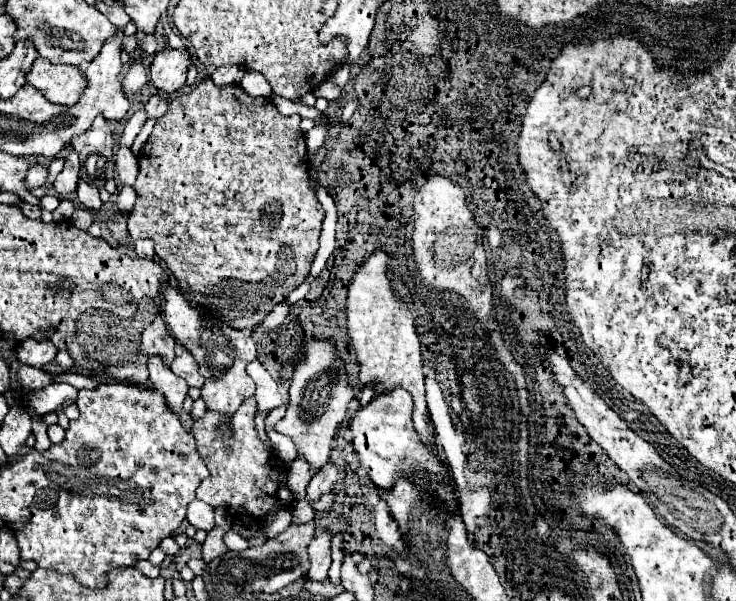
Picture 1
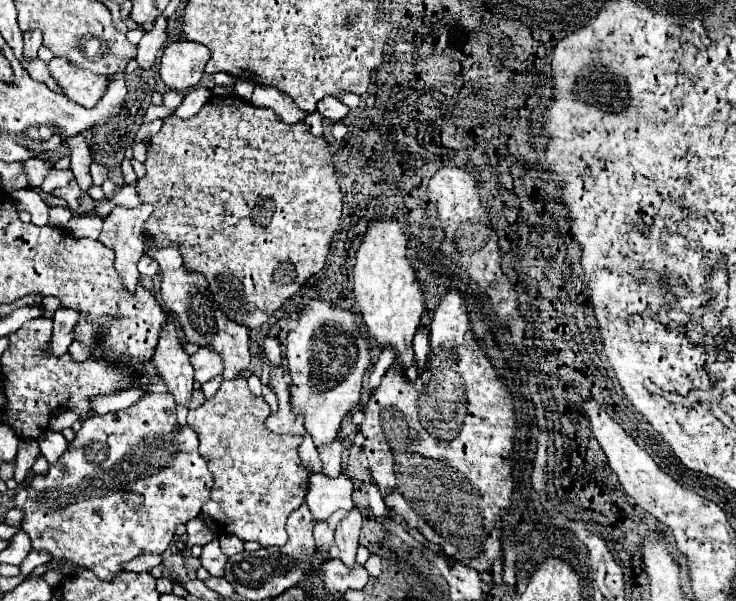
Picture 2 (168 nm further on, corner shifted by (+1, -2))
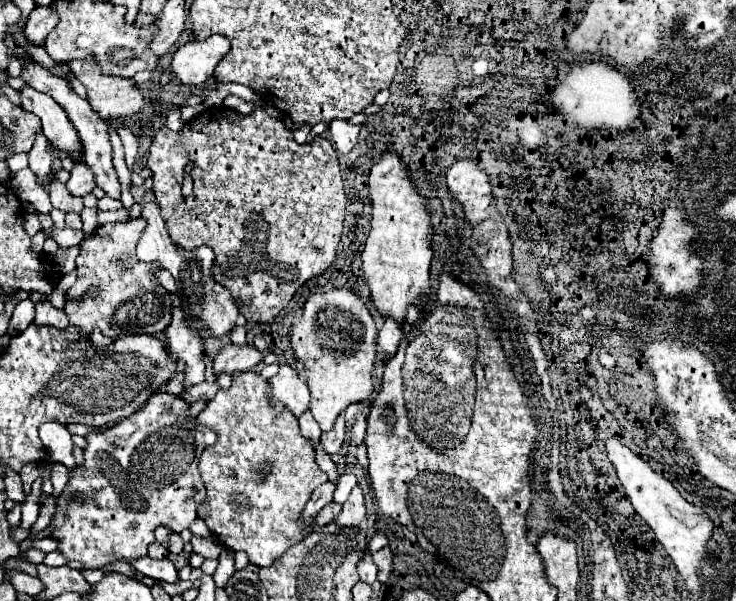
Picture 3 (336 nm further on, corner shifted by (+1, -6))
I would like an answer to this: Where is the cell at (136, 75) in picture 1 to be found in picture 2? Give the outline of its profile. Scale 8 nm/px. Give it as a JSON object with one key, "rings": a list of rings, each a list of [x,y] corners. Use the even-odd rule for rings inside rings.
{"rings":[[[157,17],[157,21],[153,23],[153,29],[147,31],[137,45],[135,61],[139,63],[139,67],[153,65],[159,47],[163,47],[163,43],[165,43],[165,37],[167,37],[167,21],[163,17]]]}

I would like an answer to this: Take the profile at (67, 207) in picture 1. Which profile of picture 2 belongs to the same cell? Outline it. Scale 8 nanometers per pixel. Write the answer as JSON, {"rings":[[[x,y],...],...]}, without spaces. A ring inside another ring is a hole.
{"rings":[[[17,189],[9,191],[9,197],[13,199],[13,205],[19,211],[27,211],[31,215],[31,223],[35,225],[47,225],[49,217],[49,208],[35,189]]]}

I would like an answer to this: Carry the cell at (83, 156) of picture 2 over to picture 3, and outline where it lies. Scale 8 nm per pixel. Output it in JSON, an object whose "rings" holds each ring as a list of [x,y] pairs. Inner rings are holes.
{"rings":[[[25,85],[25,89],[19,95],[21,95],[23,109],[41,119],[43,133],[49,139],[49,143],[67,155],[73,155],[73,157],[79,155],[79,147],[81,147],[79,135],[71,125],[65,109],[55,99],[35,91],[29,85]]]}

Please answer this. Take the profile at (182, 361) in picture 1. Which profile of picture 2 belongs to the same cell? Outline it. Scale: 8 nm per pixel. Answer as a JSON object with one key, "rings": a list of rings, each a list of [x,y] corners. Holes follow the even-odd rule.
{"rings":[[[201,347],[189,359],[191,359],[191,365],[195,369],[195,381],[197,383],[207,383],[213,377],[221,375],[221,371],[223,371],[223,363],[221,363],[219,355],[213,349]]]}

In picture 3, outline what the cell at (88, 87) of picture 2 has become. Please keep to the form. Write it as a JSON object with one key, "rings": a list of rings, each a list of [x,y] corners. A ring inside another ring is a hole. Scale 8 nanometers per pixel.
{"rings":[[[75,59],[71,71],[85,85],[93,111],[105,121],[139,113],[145,105],[145,97],[133,79],[103,75],[95,59]]]}

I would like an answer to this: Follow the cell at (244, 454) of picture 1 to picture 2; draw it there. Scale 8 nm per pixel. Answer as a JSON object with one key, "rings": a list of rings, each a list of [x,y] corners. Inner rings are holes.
{"rings":[[[237,377],[221,383],[219,391],[201,407],[191,409],[187,417],[189,427],[193,427],[199,437],[199,455],[207,461],[209,471],[213,473],[213,489],[209,501],[203,505],[203,513],[215,519],[223,531],[237,535],[241,541],[257,541],[263,547],[283,545],[287,541],[285,521],[291,511],[303,503],[307,479],[311,475],[299,461],[297,447],[301,437],[281,437],[271,433],[265,427],[269,413],[269,405],[249,391],[247,379]]]}

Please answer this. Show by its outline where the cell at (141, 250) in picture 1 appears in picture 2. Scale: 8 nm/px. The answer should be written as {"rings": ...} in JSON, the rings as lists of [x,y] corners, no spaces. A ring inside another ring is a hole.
{"rings":[[[147,253],[139,259],[139,273],[141,273],[143,277],[155,277],[155,275],[159,273],[157,263],[155,263],[155,261],[153,261],[153,257],[149,257]]]}

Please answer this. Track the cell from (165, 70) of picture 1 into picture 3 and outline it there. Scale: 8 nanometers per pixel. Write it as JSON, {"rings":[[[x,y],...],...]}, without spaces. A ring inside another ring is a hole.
{"rings":[[[211,35],[203,41],[189,41],[173,57],[171,69],[179,83],[183,85],[203,85],[213,77],[217,63],[229,51],[229,39],[223,35]]]}

